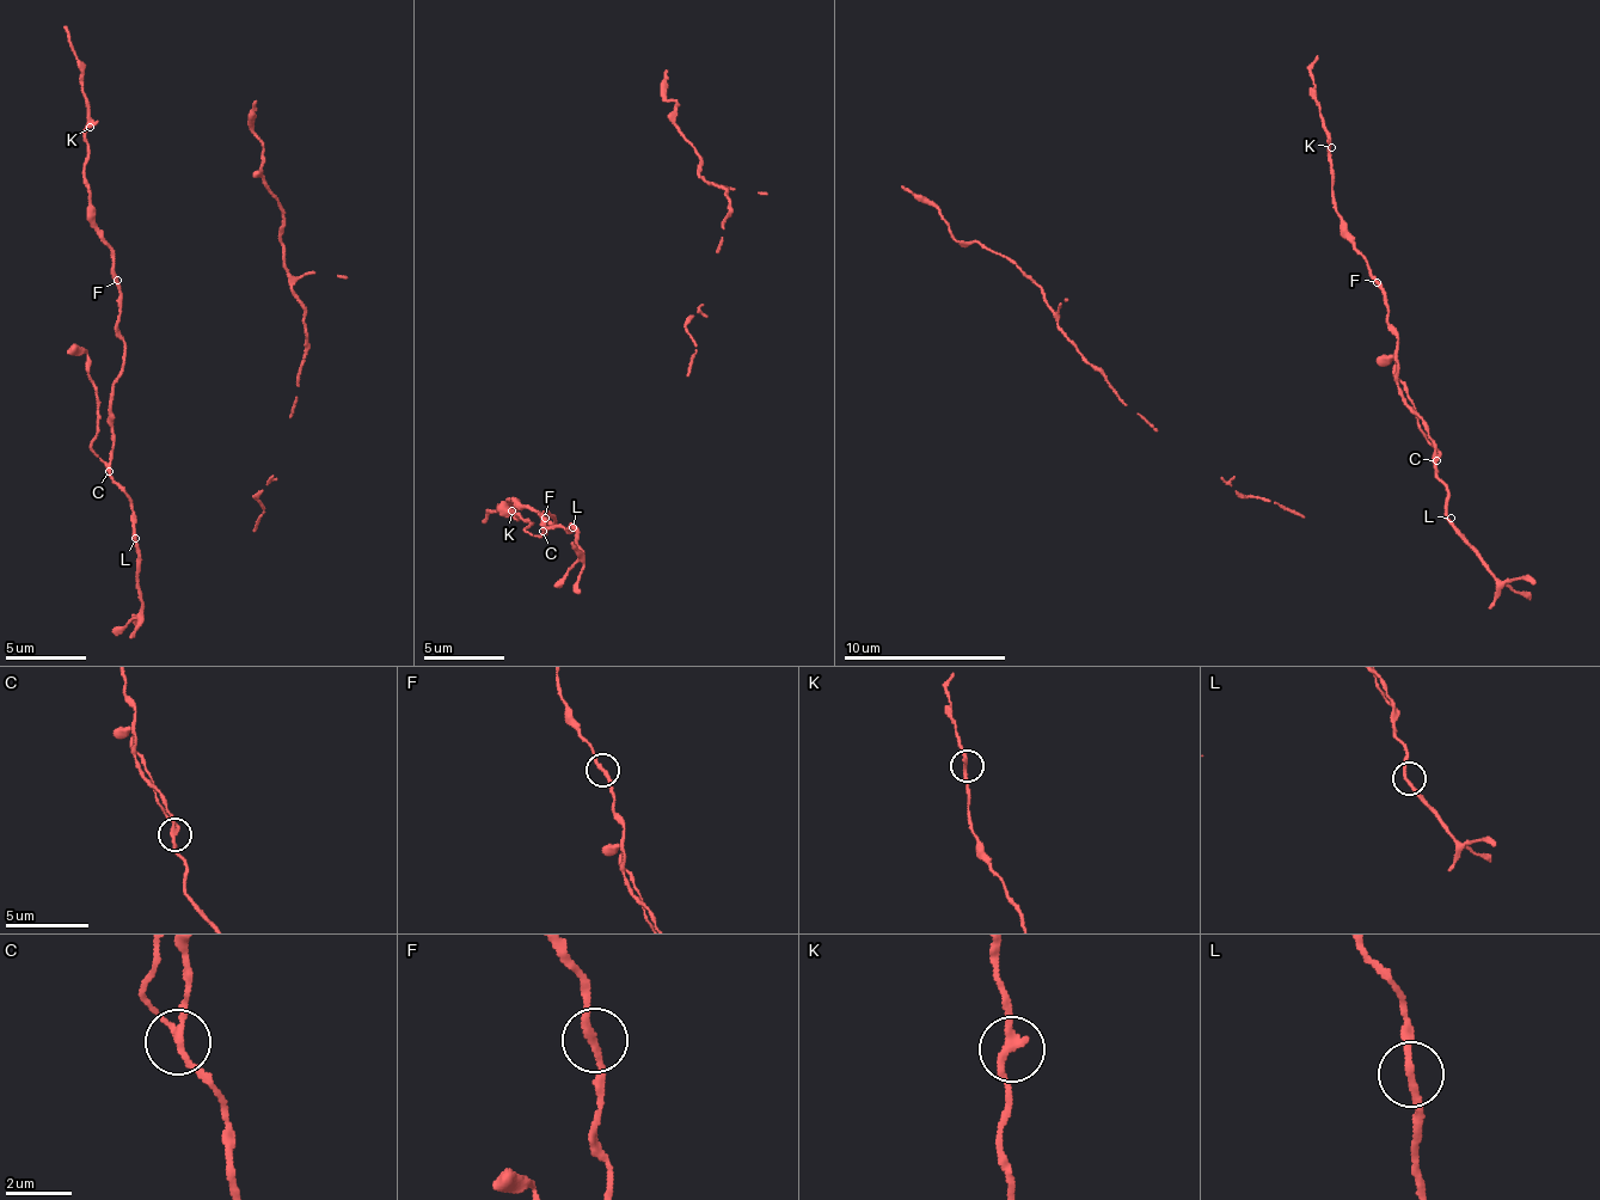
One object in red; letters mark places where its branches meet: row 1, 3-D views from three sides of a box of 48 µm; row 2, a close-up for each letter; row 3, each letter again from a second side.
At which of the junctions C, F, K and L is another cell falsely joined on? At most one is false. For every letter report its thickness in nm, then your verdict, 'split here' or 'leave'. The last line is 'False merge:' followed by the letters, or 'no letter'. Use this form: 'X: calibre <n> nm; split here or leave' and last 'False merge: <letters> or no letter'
C: calibre 190 nm; split here
F: calibre 200 nm; leave
K: calibre 240 nm; leave
L: calibre 200 nm; leave
False merge: C

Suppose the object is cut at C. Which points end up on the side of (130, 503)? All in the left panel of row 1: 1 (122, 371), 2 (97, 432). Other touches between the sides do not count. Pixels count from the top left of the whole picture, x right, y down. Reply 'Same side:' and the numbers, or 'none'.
Same side: 1

